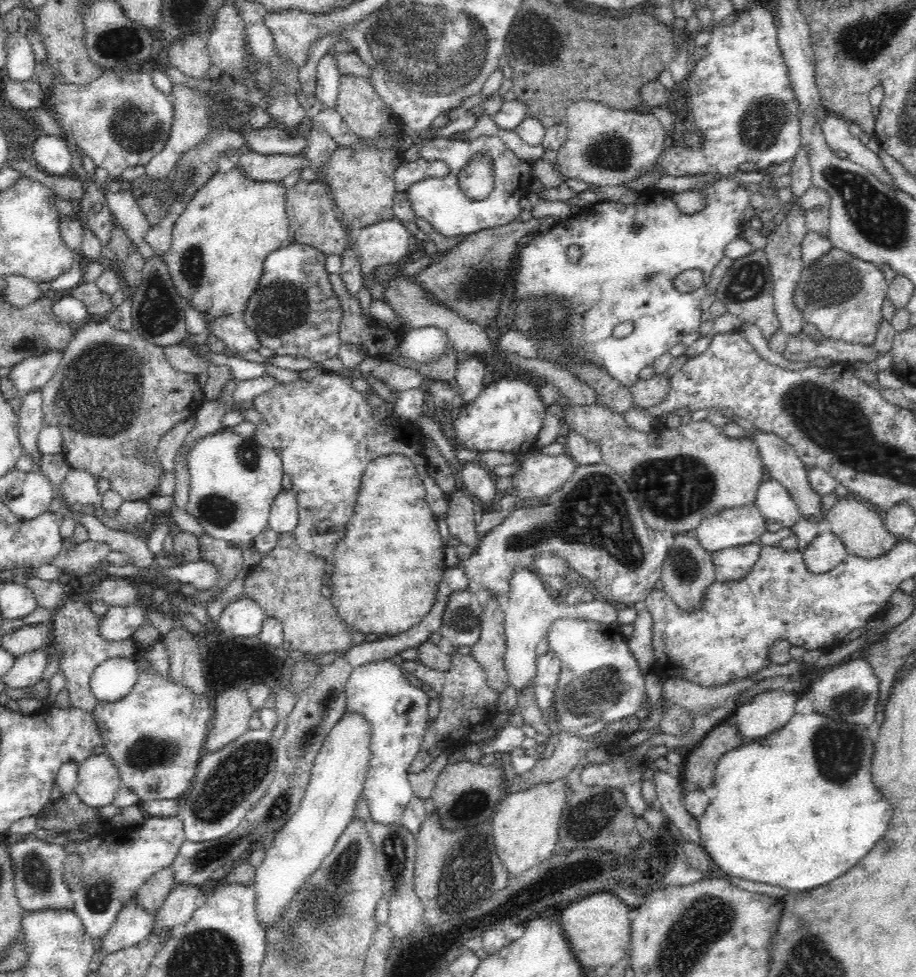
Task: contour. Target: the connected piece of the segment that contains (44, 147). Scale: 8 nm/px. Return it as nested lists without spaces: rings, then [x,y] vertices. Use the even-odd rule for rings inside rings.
[[[40,136],[32,146],[32,162],[50,175],[63,176],[72,170],[71,149],[56,136]]]

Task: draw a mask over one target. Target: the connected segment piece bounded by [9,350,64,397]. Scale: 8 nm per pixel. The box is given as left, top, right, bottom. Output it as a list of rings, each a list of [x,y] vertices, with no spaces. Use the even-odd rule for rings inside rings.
[[[52,350],[34,358],[22,359],[11,368],[9,379],[17,388],[18,395],[28,396],[29,392],[41,389],[55,373],[64,351]]]

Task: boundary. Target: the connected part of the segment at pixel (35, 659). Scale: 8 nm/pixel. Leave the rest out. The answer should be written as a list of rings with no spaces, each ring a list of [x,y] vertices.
[[[49,647],[24,653],[14,662],[12,669],[2,677],[8,689],[26,689],[35,686],[42,680],[42,675],[50,662]]]

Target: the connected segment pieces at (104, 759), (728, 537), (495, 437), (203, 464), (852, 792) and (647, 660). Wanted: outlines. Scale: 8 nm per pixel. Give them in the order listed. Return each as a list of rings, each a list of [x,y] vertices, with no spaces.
[[[92,754],[80,762],[78,768],[75,793],[81,801],[94,808],[111,804],[123,784],[110,756]]]
[[[756,503],[747,504],[745,507],[726,509],[712,516],[704,518],[695,528],[699,546],[713,553],[726,548],[734,548],[746,544],[759,543],[759,538],[766,532],[766,517],[762,516]]]
[[[500,378],[498,382],[484,386],[471,404],[461,405],[454,430],[457,440],[470,450],[511,452],[520,457],[536,447],[546,409],[530,382]]]
[[[224,428],[205,436],[187,450],[185,456],[190,473],[190,492],[186,510],[194,516],[206,534],[226,540],[238,548],[252,547],[254,537],[268,526],[269,512],[282,488],[285,473],[279,454],[272,448],[262,448],[255,437],[240,436],[232,428]]]
[[[813,711],[810,714],[794,713],[790,720],[779,730],[766,734],[750,743],[740,744],[735,749],[729,750],[719,758],[715,765],[714,782],[712,788],[715,796],[706,806],[704,814],[695,820],[699,831],[699,840],[704,850],[710,855],[711,862],[716,872],[732,874],[732,877],[754,882],[764,882],[772,886],[787,888],[789,891],[812,890],[846,874],[854,864],[858,864],[870,848],[882,838],[882,832],[886,832],[886,820],[890,820],[890,812],[886,812],[888,806],[886,799],[882,798],[871,780],[871,762],[875,746],[872,744],[870,732],[867,727],[840,721],[840,719],[826,718],[824,715]]]
[[[647,609],[640,610],[633,623],[633,630],[629,633],[629,646],[638,665],[645,674],[651,671],[654,663],[654,649],[652,649],[652,615]]]

